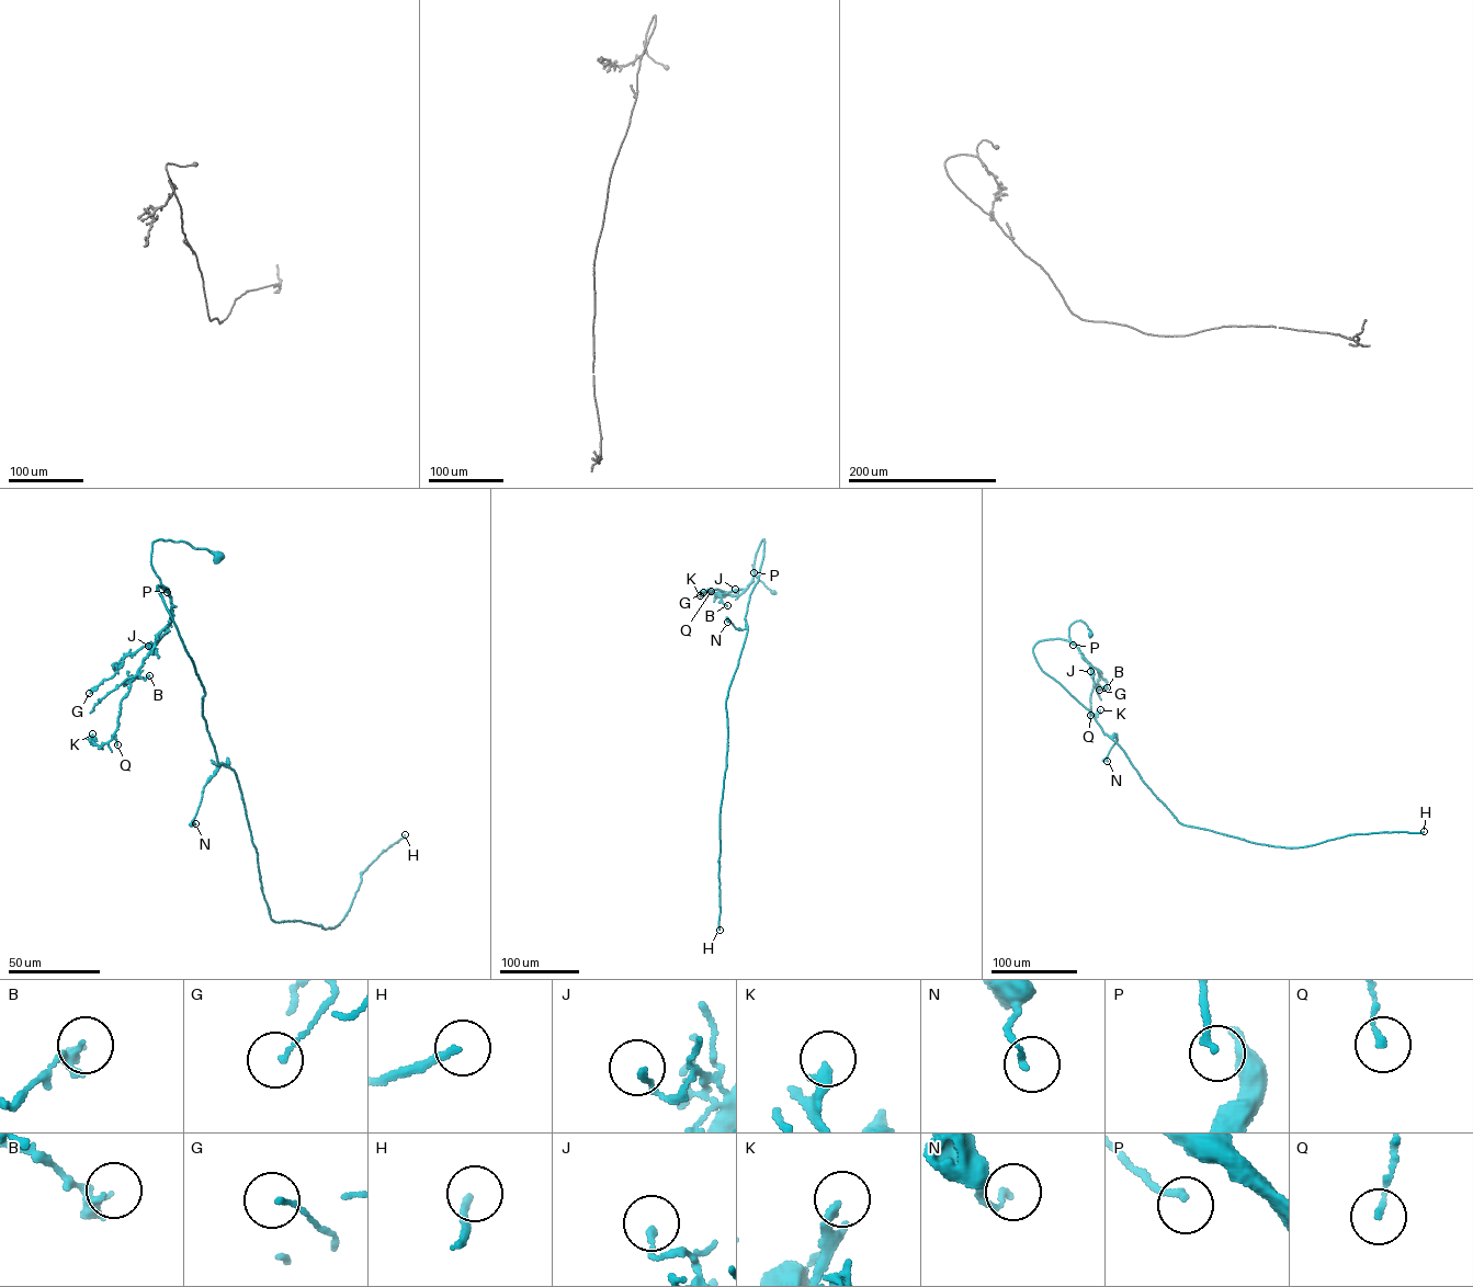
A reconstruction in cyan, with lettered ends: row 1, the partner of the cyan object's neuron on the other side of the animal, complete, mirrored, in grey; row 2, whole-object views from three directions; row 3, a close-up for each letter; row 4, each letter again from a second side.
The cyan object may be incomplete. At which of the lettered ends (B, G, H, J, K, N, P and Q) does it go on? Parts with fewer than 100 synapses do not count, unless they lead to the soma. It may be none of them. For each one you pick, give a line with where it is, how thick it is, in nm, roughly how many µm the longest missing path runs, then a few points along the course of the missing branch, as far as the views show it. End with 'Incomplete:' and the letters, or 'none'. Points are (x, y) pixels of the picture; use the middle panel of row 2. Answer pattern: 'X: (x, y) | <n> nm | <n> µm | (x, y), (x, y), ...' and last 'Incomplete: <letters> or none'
H: (720, 930) | 170 nm | 140 µm
Incomplete: H

